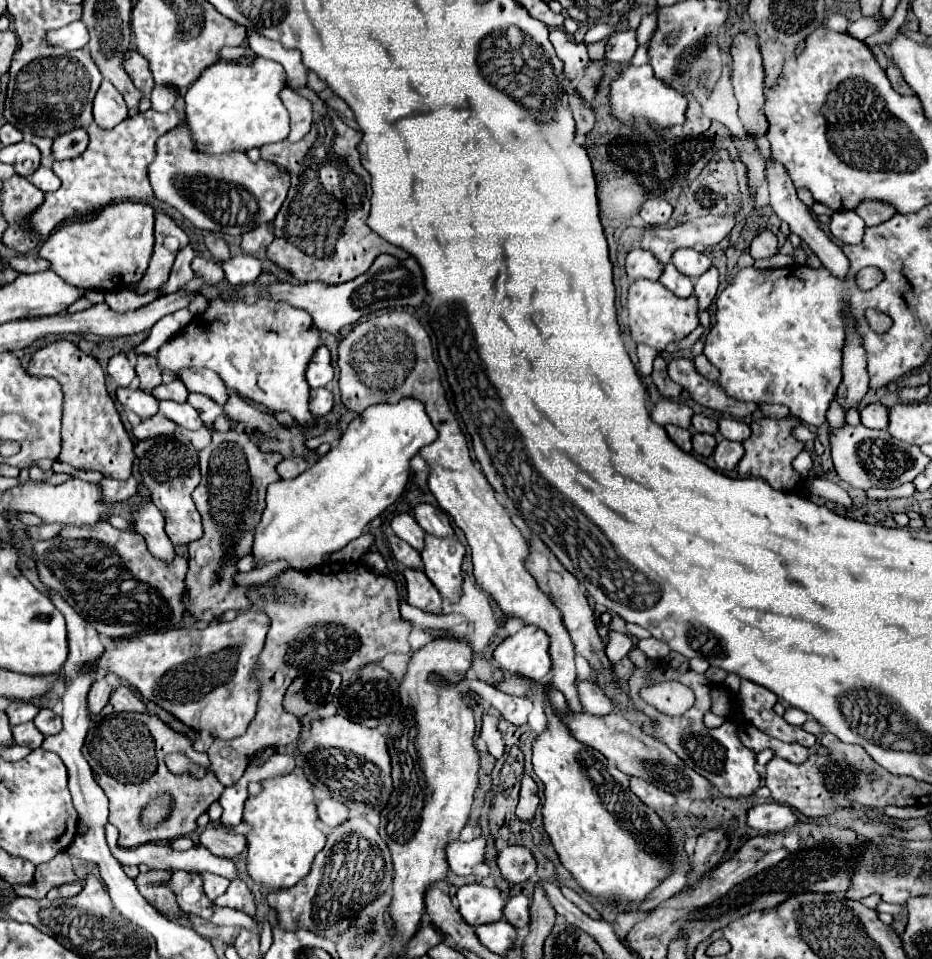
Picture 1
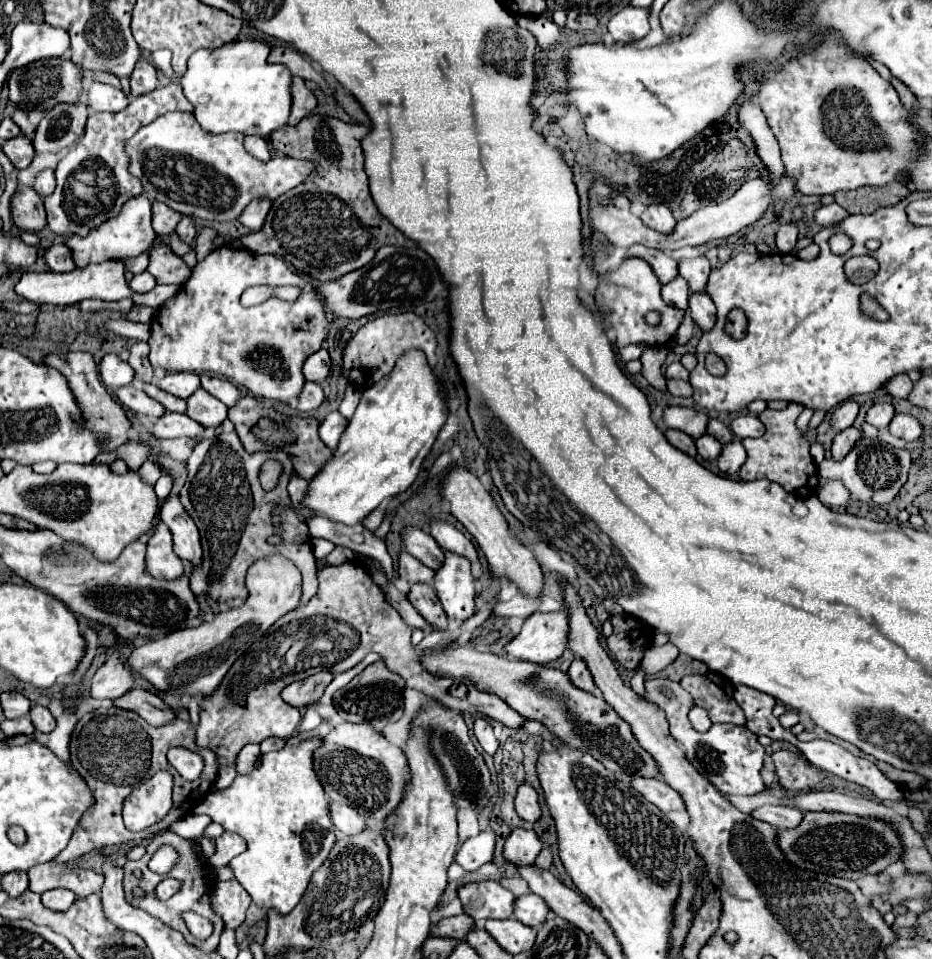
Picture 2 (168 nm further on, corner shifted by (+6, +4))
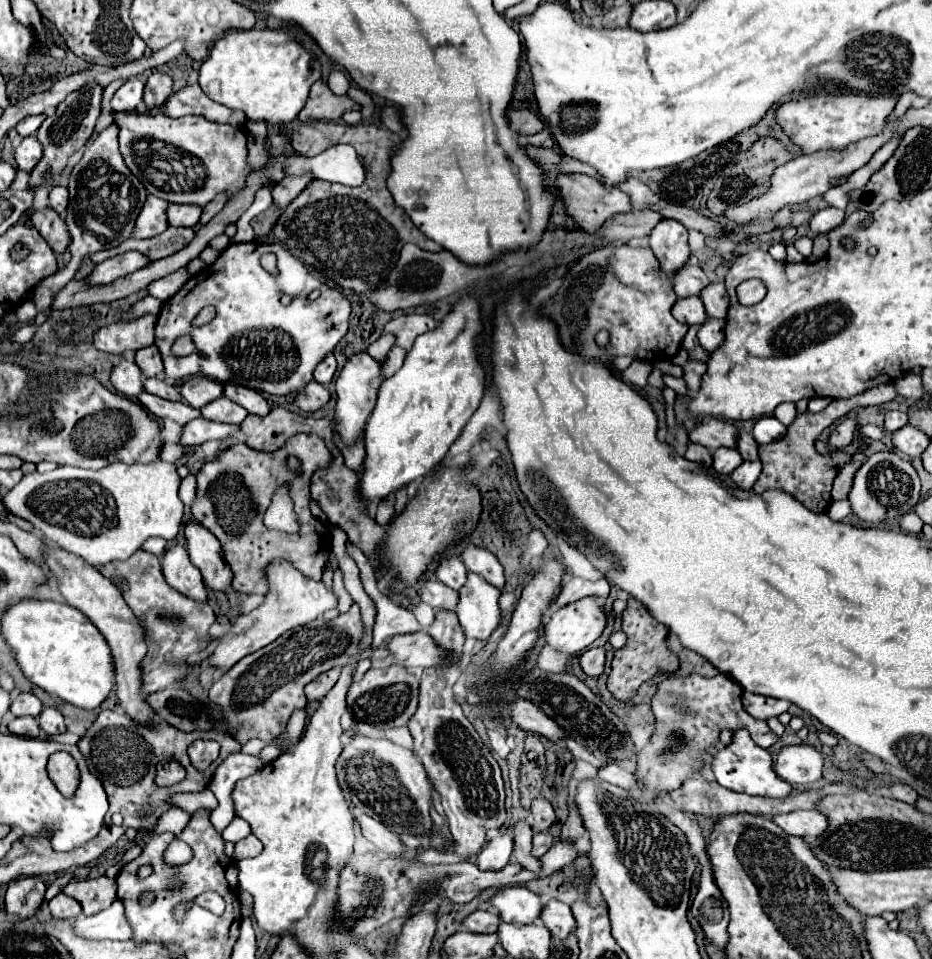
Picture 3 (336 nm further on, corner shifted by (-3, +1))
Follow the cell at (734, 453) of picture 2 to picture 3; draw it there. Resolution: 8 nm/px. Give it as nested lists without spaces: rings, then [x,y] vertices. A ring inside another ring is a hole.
[[[742,462],[742,466],[738,466],[738,470],[734,470],[734,474],[730,474],[730,478],[734,480],[734,484],[740,490],[752,490],[760,472],[762,472],[760,462]]]

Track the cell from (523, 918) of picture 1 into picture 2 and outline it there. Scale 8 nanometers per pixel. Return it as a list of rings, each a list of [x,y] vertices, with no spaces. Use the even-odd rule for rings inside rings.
[[[527,893],[527,895],[521,895],[515,899],[515,911],[513,911],[513,917],[529,927],[541,927],[543,921],[547,919],[549,915],[549,907],[545,905],[545,901],[533,893]]]

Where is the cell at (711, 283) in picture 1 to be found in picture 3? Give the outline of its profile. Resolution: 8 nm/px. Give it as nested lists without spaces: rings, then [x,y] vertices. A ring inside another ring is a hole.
[[[708,318],[702,328],[698,330],[698,342],[706,352],[714,352],[724,342],[724,320]]]

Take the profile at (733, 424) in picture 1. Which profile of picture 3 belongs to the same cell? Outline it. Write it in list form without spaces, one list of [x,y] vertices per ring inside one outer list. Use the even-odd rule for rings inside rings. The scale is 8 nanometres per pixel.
[[[766,416],[754,424],[752,434],[758,444],[770,444],[786,434],[786,426],[780,420],[776,420],[774,416]]]

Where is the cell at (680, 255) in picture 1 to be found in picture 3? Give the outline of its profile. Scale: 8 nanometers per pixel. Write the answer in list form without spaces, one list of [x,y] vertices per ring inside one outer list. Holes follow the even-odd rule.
[[[714,282],[708,286],[706,292],[700,294],[702,302],[704,302],[704,310],[710,318],[720,318],[724,320],[728,314],[728,294],[722,282]]]

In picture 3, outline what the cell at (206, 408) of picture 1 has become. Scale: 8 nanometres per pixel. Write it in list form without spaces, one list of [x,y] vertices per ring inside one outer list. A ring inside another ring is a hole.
[[[222,396],[222,398],[206,404],[206,406],[202,408],[202,416],[204,416],[206,420],[214,420],[214,422],[240,424],[240,422],[248,416],[248,412],[246,412],[246,408],[234,404],[234,402],[228,400],[226,396]]]

